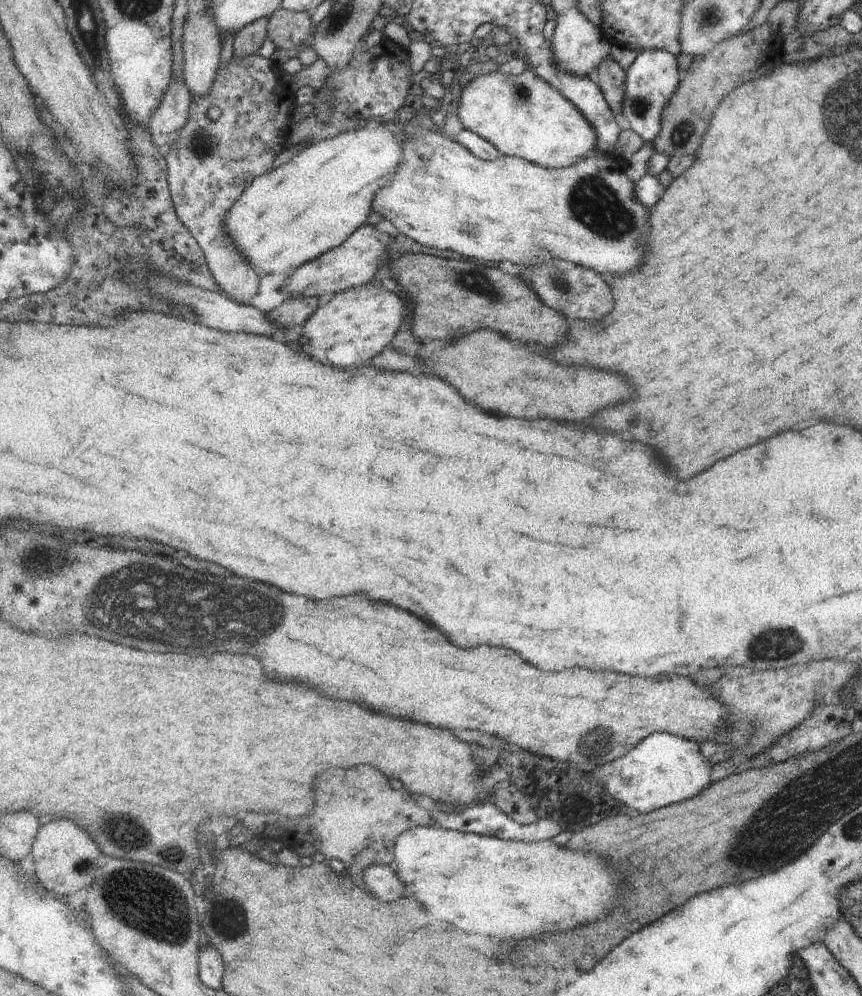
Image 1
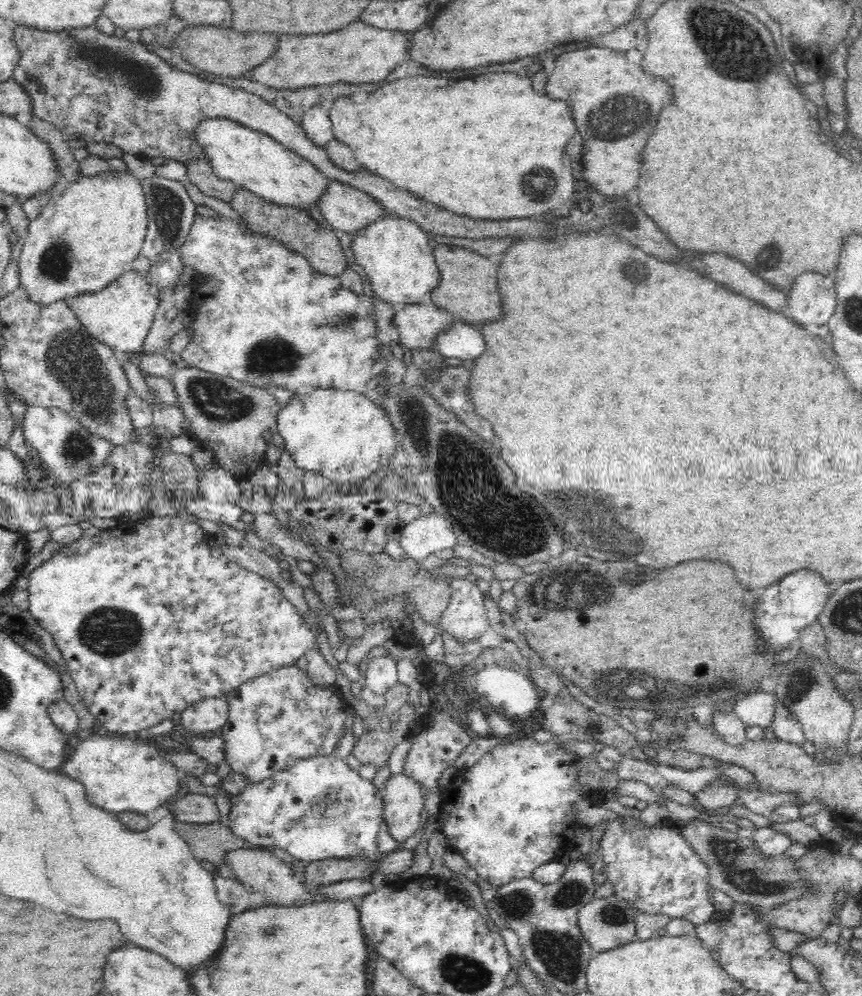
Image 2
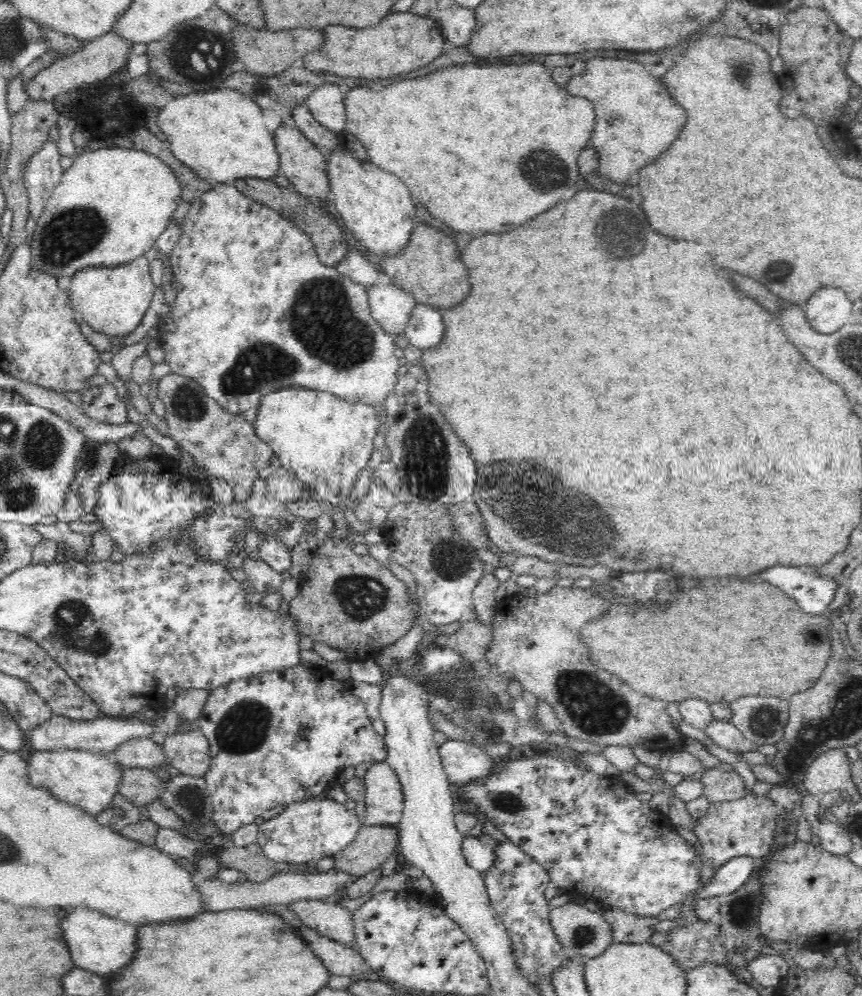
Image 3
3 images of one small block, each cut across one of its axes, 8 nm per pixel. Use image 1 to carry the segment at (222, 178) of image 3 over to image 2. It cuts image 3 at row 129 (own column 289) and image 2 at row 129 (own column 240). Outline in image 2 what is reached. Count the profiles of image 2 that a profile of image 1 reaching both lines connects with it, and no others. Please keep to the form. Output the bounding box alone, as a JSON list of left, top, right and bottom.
[196,118,332,213]

